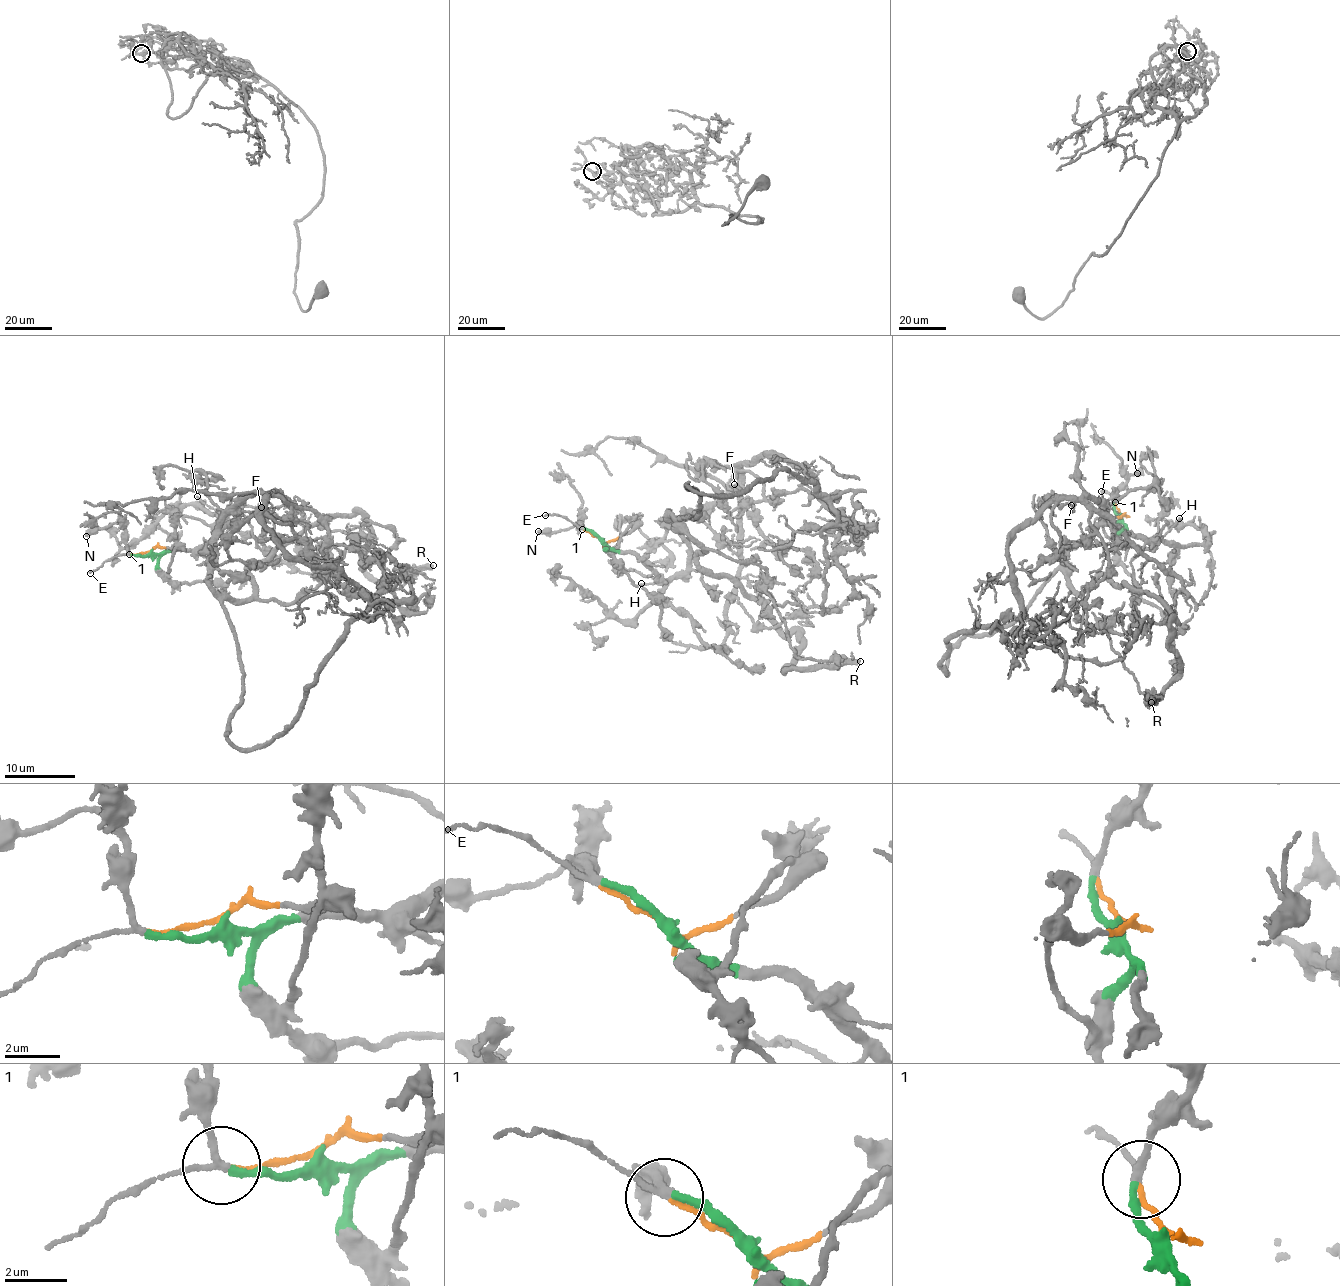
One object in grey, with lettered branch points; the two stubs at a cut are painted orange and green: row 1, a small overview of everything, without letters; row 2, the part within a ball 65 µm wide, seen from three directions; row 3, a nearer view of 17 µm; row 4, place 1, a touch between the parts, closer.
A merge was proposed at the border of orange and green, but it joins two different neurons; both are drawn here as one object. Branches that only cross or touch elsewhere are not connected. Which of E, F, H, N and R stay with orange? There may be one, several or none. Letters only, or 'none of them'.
E

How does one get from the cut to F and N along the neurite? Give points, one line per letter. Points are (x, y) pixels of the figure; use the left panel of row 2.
F: (151, 552), (205, 544), (250, 496), (265, 496), (271, 506), (261, 508)
N: (151, 552), (133, 555), (120, 525), (114, 522), (92, 530), (86, 536)

